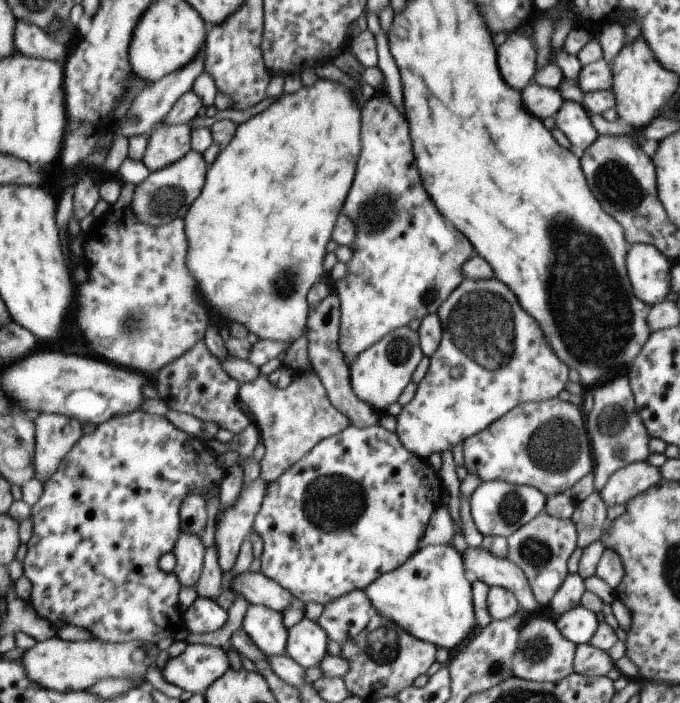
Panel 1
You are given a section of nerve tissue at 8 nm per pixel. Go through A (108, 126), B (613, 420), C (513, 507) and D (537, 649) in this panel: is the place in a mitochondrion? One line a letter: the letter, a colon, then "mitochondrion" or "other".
A: other
B: mitochondrion
C: mitochondrion
D: mitochondrion

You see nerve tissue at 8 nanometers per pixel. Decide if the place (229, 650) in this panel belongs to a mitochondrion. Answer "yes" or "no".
no

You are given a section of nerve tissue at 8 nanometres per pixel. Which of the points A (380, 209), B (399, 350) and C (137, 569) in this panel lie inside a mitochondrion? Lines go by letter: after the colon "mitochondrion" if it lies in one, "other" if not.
A: mitochondrion
B: mitochondrion
C: other

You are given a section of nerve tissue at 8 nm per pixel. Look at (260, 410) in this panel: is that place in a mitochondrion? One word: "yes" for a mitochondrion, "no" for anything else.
no

